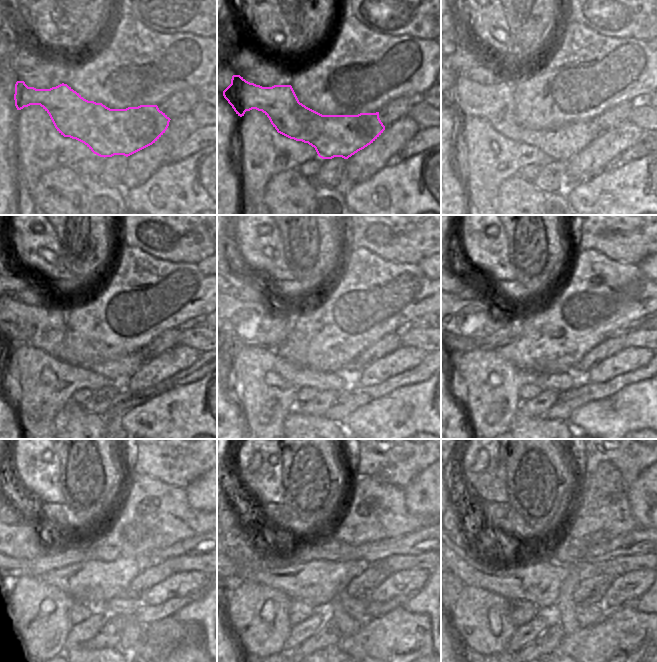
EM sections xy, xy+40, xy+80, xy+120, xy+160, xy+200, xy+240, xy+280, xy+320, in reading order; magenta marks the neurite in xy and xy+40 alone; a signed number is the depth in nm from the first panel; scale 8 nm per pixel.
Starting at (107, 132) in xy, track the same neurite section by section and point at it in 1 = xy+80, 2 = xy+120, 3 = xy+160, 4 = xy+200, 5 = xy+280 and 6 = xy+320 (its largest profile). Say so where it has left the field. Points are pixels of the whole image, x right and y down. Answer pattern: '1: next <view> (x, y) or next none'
1: next xy+80 (494, 103)
2: next xy+120 (43, 327)
3: next xy+160 (248, 322)
4: next xy+200 (472, 318)
5: next xy+280 (238, 547)
6: next xy+320 (461, 543)

